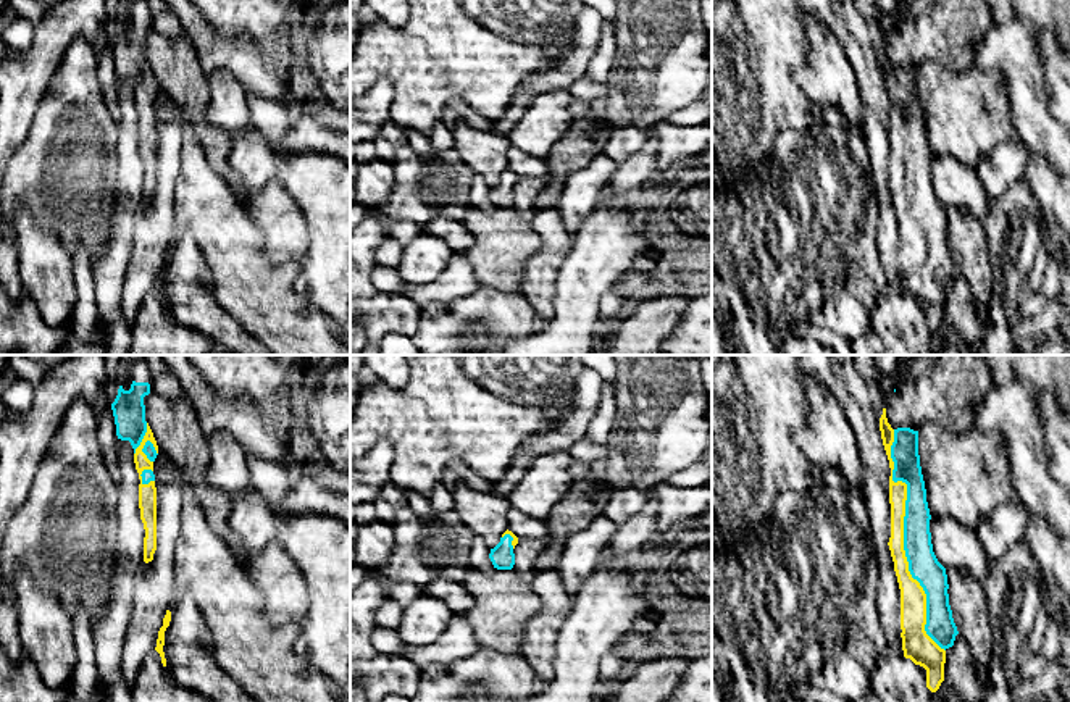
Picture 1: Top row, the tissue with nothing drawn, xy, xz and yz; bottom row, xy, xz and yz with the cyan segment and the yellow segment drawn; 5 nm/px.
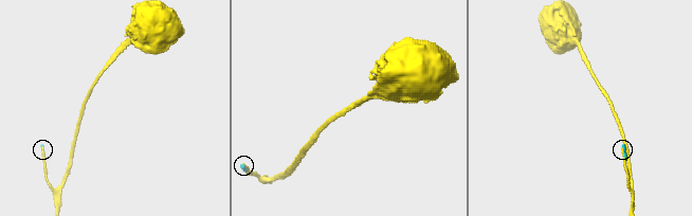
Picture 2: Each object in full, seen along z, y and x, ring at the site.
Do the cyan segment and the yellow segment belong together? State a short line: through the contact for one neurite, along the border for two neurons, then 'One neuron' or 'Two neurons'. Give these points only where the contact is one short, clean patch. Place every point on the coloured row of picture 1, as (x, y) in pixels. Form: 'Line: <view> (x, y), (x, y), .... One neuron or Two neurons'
One neuron

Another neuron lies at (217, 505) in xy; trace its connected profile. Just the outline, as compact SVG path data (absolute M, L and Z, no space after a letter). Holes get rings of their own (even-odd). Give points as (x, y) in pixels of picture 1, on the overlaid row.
M152 392L145 402L145 421L153 432L158 452L182 470L208 524L232 550L237 550L239 537L229 526L232 495L210 486L203 478L210 466L210 437L202 431L190 400L166 399Z

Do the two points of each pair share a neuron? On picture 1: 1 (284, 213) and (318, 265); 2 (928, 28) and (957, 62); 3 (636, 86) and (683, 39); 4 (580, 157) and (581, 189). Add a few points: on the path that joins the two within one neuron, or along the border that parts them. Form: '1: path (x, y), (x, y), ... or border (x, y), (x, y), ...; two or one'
1: border (299, 208), (305, 220), (305, 254), (300, 260); two
2: path (936, 36), (954, 54); one
3: path (647, 75), (672, 50); one
4: border (602, 152), (565, 178); two

